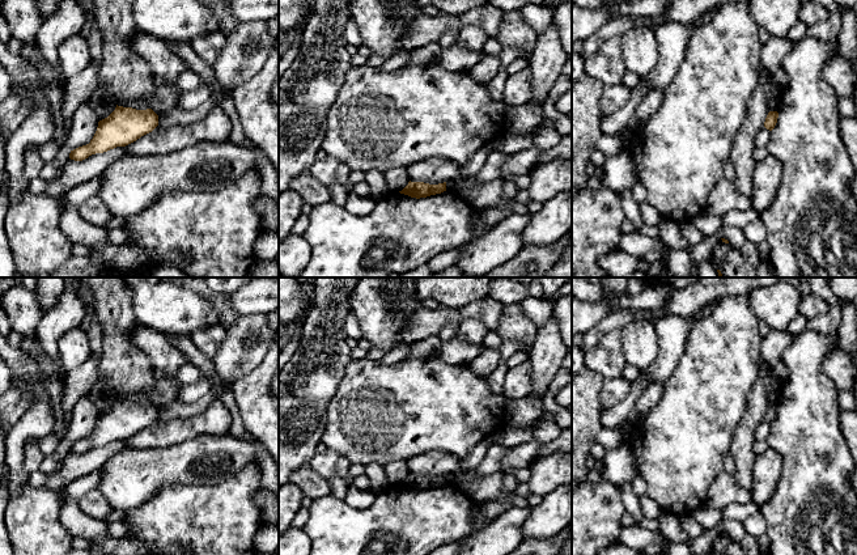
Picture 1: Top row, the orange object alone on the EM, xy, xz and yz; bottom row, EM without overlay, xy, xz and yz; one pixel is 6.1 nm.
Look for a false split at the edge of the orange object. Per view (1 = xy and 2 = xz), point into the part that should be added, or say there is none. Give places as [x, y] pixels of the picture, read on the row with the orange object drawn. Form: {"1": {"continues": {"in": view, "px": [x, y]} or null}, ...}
{"1": {"continues": null}, "2": {"continues": null}}

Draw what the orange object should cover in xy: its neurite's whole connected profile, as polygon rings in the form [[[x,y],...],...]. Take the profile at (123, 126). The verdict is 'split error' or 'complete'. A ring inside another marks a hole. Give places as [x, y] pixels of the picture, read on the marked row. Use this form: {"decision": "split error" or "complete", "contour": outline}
{"decision": "complete", "contour": [[[118,106],[98,122],[97,131],[89,144],[69,153],[69,158],[82,161],[92,154],[103,153],[116,147],[126,147],[158,126],[158,115],[152,110],[136,110]]]}

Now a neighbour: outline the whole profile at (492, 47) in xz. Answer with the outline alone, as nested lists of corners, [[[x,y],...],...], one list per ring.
[[[489,38],[483,46],[484,55],[497,56],[500,58],[502,46],[498,43],[496,38]]]

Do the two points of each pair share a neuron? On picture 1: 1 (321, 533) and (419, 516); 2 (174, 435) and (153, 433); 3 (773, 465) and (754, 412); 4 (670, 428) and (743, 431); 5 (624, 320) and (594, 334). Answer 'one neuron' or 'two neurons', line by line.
1: one neuron
2: one neuron
3: two neurons
4: two neurons
5: one neuron

